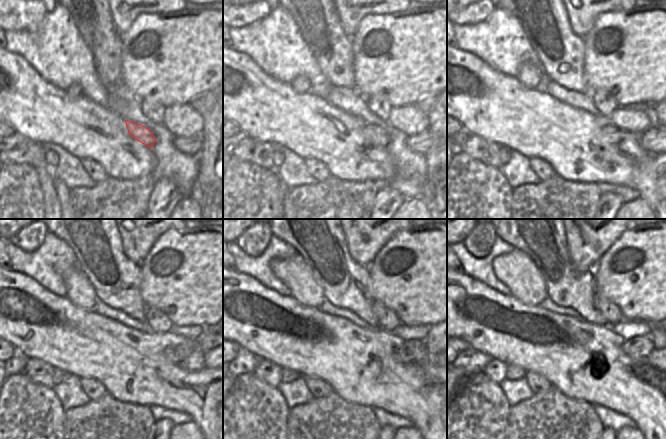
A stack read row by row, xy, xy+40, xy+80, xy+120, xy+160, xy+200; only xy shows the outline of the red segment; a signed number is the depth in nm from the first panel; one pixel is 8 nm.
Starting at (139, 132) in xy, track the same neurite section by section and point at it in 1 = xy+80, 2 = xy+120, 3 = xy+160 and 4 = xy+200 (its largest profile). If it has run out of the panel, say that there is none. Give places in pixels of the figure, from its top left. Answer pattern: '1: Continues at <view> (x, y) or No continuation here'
1: Continues at xy+80 (613, 134)
2: Continues at xy+120 (188, 355)
3: Continues at xy+160 (411, 351)
4: Continues at xy+200 (640, 346)

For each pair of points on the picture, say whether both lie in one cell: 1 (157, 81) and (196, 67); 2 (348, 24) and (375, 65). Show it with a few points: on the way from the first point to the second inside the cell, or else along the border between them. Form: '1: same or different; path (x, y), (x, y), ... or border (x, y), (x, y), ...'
1: same; path (167, 71), (171, 67), (186, 67)
2: different; border (368, 14), (362, 19), (352, 36)

